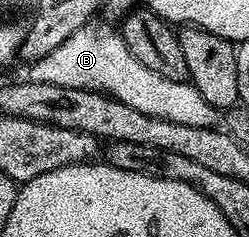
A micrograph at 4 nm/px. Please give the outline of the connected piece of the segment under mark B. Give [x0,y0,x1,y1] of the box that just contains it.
[27,18,218,128]

